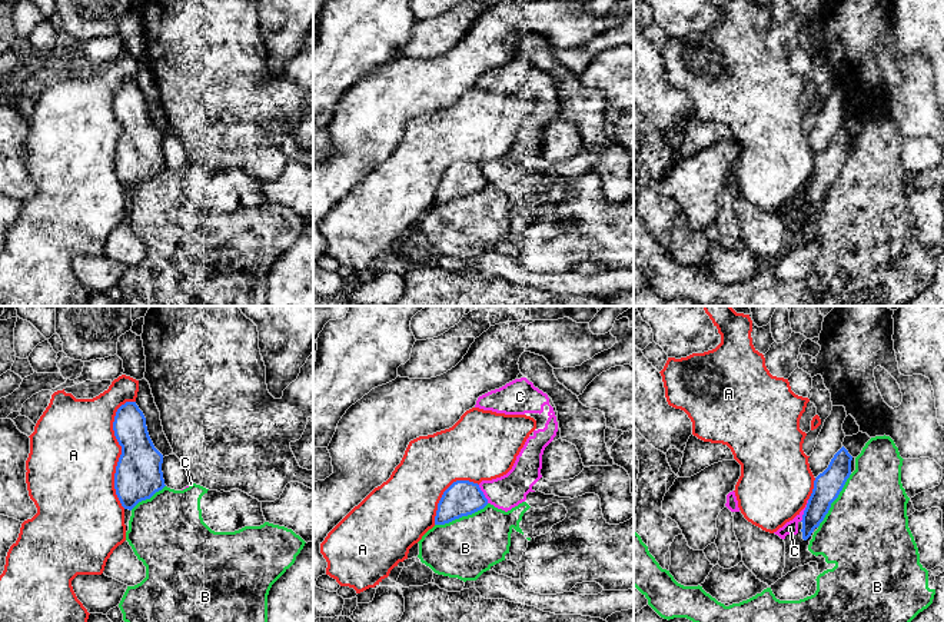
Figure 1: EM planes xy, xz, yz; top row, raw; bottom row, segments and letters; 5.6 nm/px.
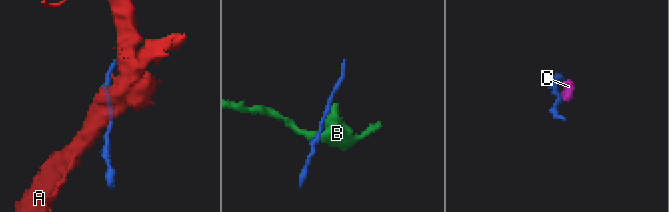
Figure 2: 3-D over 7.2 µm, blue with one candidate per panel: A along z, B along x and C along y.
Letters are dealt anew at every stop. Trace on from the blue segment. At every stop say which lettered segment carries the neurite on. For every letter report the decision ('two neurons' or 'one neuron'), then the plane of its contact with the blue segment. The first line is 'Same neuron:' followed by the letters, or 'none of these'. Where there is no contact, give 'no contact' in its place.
Same neuron: none of these
A: two neurons | xy
B: two neurons | yz
C: two neurons | yz

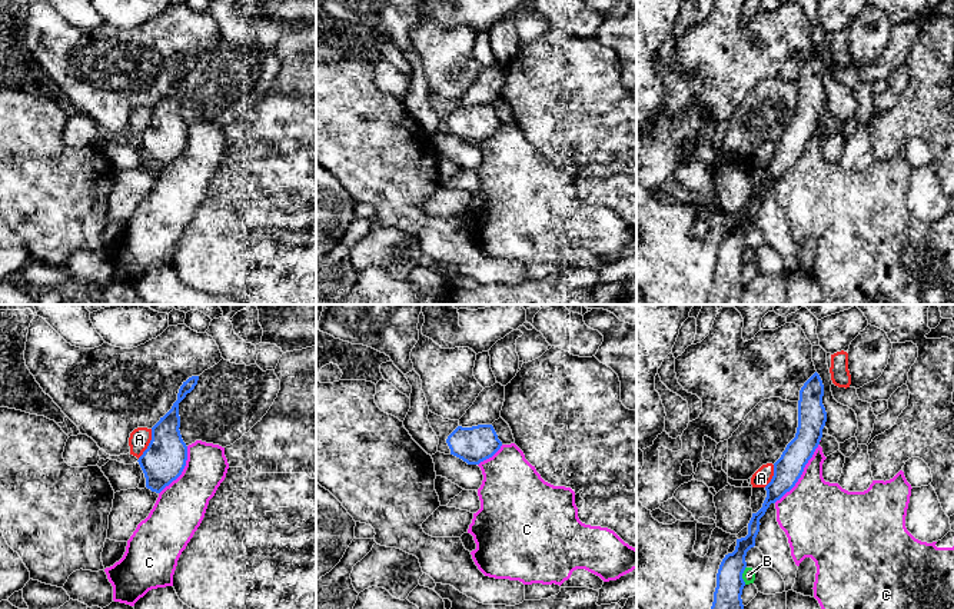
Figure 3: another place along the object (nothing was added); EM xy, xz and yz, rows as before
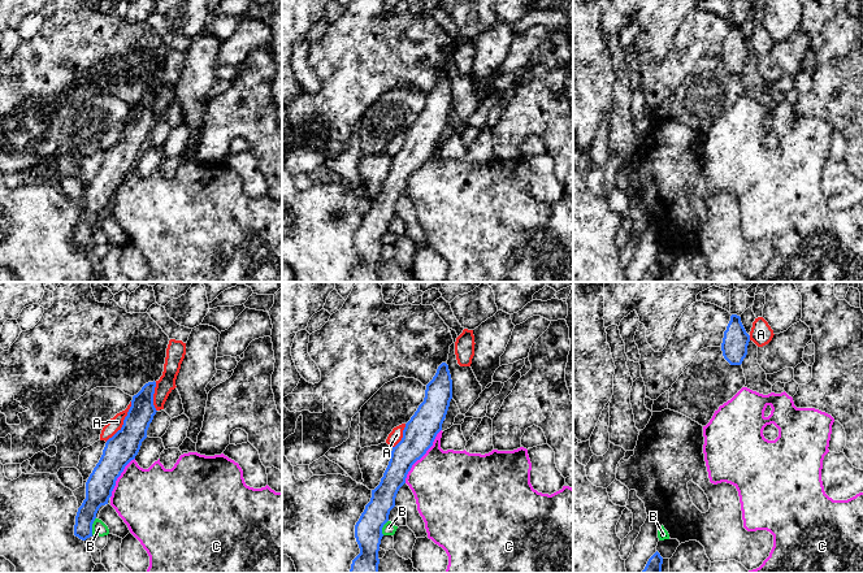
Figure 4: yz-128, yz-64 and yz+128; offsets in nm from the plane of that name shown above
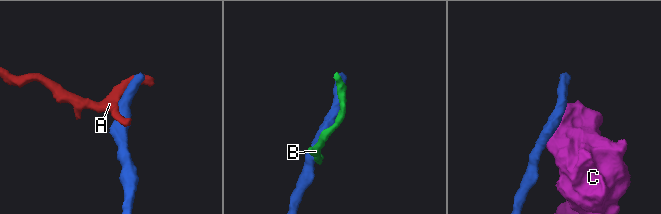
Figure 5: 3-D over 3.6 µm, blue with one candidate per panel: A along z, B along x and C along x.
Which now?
Same neuron: none of these
A: two neurons | xy
B: two neurons | yz
C: two neurons | yz

